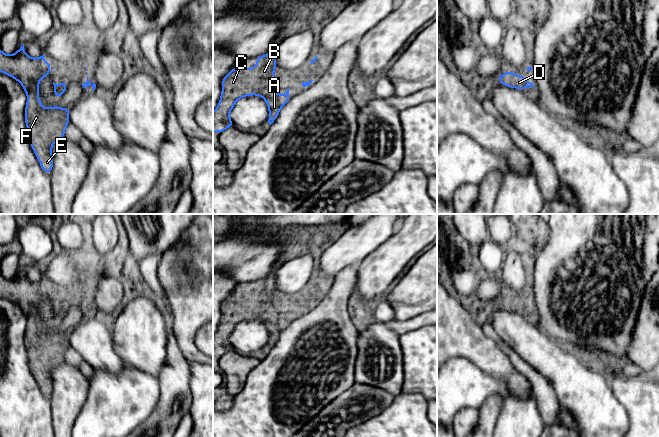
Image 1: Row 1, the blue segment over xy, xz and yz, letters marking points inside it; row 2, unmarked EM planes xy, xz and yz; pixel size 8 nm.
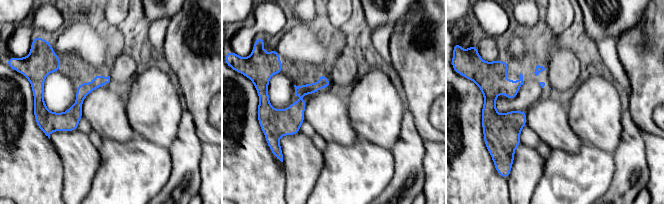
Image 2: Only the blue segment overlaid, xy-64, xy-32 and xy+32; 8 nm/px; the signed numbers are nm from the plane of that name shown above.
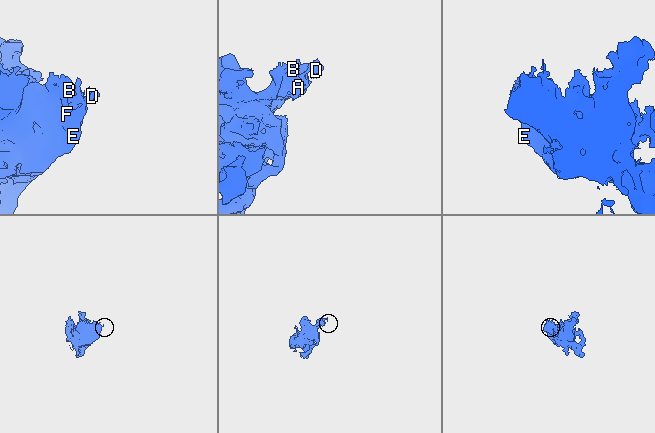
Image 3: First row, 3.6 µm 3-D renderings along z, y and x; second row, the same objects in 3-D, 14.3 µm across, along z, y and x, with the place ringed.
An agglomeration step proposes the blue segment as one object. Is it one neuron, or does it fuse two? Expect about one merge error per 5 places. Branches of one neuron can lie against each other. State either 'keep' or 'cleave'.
keep

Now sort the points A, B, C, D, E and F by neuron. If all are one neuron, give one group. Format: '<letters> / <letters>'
A B C D E F

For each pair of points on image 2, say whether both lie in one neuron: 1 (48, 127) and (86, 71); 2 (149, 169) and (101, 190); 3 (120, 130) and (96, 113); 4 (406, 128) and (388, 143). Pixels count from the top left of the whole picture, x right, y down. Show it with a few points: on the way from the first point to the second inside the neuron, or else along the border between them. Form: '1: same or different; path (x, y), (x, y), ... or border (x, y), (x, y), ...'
1: same; path (64, 120), (77, 107), (83, 87)
2: same; path (137, 170), (117, 190), (113, 190)
3: same; path (114, 124), (102, 113)
4: different; border (404, 110), (400, 135), (391, 150)

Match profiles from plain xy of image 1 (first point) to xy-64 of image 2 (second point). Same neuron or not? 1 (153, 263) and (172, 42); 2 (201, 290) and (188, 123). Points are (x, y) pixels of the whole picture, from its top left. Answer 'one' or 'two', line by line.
1: two
2: two

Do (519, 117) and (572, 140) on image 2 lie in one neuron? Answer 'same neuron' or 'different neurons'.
different neurons

